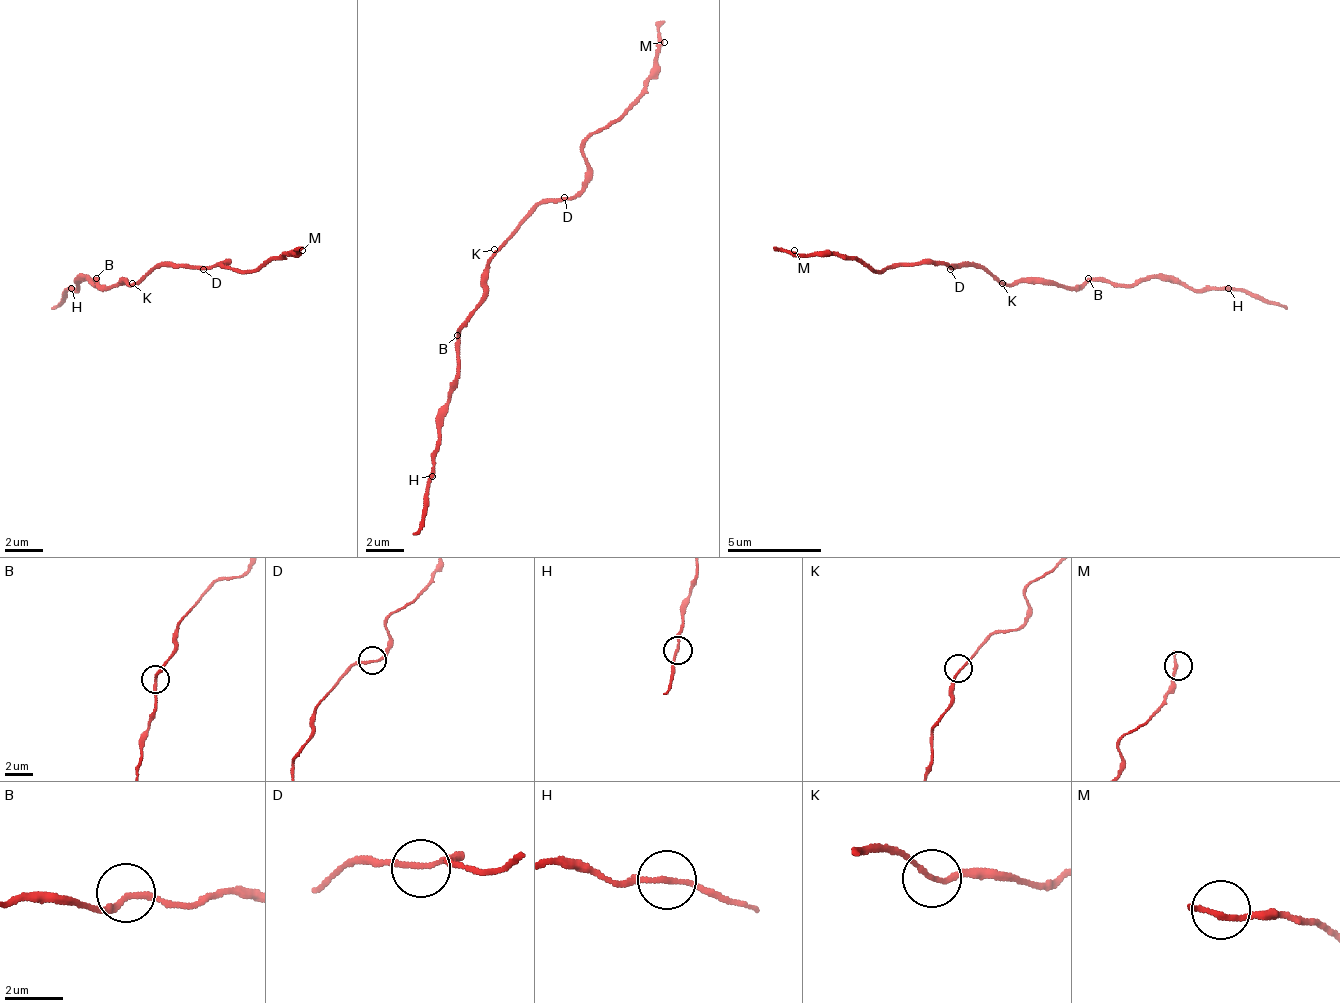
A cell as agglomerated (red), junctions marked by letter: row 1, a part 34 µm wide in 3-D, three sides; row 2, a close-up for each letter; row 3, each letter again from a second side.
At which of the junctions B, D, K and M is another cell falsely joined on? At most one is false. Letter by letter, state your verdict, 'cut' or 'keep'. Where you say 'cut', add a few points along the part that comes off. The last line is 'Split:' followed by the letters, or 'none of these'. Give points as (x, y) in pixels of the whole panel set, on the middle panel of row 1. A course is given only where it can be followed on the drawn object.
B: keep
D: keep
K: keep
M: keep
Split: none of these

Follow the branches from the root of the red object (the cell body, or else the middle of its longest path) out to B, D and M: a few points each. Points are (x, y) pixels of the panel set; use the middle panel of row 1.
B: (498, 249), (489, 263), (484, 301), (456, 334)
D: (498, 249), (498, 244), (541, 202), (560, 202), (564, 197)
M: (498, 249), (541, 202), (574, 197), (583, 188), (583, 145), (640, 93), (664, 42)

